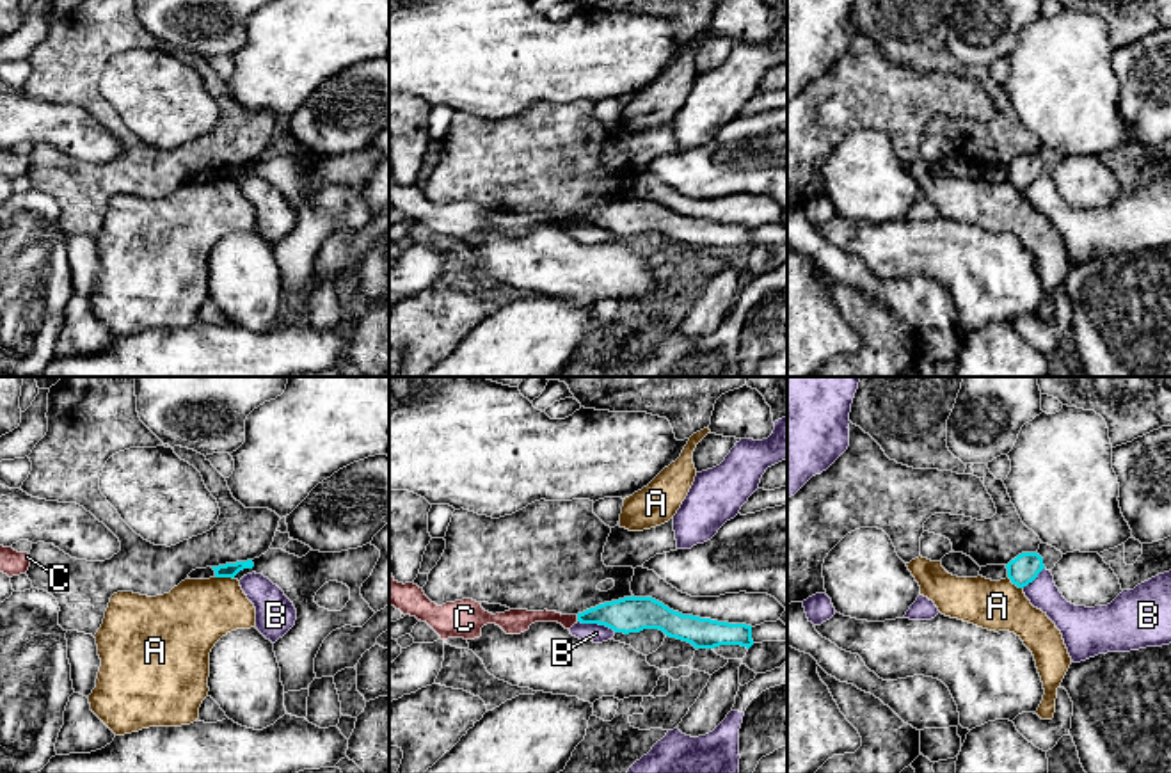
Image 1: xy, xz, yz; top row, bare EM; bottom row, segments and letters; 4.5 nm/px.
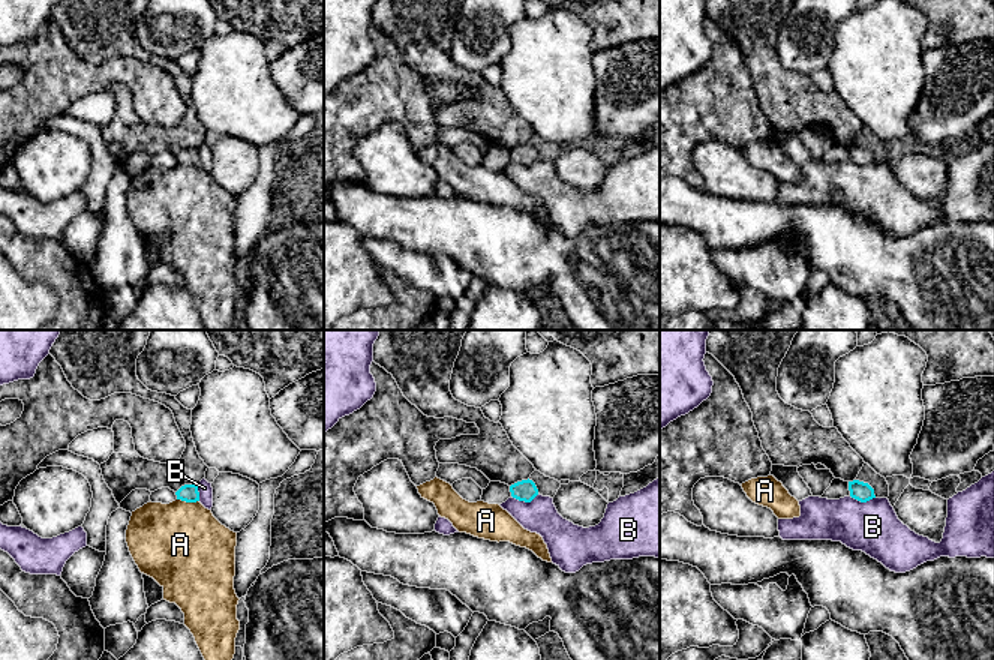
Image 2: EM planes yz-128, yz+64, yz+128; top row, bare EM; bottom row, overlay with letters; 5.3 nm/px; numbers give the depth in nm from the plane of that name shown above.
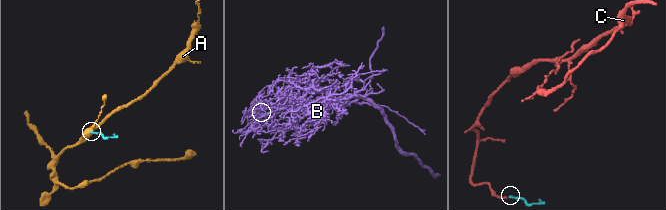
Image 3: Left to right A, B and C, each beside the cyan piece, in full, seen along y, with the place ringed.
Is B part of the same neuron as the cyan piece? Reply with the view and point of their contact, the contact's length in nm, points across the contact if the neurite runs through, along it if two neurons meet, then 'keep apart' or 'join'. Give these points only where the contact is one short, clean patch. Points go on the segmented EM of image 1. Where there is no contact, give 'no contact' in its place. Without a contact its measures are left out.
meets cyan in xz at (597, 622); contact 180 nm long; border along xz (578, 621), (605, 624), (615, 631); keep apart

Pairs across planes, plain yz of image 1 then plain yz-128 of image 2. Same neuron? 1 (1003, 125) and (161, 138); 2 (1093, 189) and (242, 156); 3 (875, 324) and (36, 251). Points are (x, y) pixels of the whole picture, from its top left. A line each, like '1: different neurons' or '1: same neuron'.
1: same neuron
2: same neuron
3: same neuron

